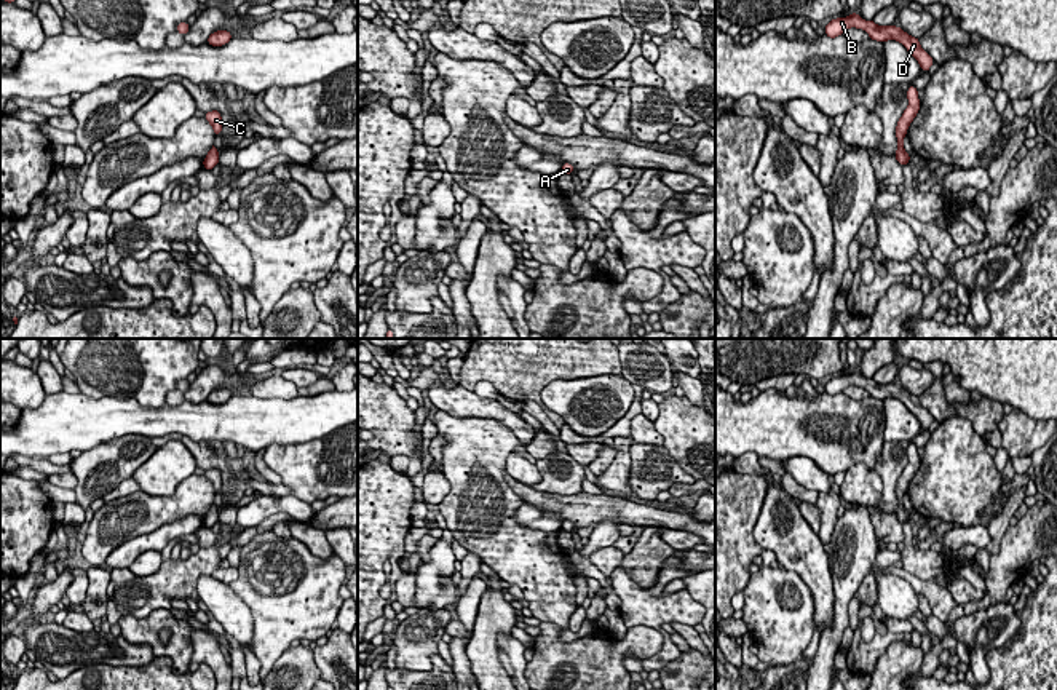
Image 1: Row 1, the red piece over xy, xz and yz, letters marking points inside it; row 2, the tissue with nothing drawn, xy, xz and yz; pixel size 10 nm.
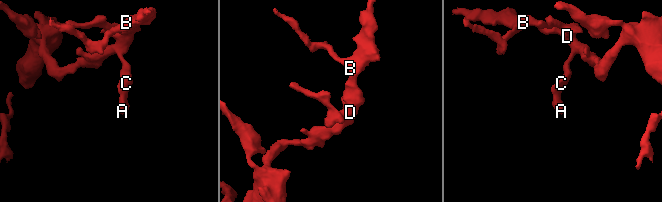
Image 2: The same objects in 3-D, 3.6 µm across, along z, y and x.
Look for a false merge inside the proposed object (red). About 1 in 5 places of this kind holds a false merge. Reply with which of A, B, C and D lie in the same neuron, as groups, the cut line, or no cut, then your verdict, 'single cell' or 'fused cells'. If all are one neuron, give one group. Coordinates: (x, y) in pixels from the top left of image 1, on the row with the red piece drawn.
A B C D; no cut; single cell

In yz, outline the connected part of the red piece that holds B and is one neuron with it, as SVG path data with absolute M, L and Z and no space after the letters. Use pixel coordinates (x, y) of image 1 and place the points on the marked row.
M851 13L848 18L838 16L832 19L825 27L825 35L835 38L843 35L849 27L862 29L872 40L885 43L886 40L901 42L907 51L920 62L921 70L928 72L934 64L932 58L921 48L920 40L904 32L896 26L877 26L873 21L862 19L857 13Z

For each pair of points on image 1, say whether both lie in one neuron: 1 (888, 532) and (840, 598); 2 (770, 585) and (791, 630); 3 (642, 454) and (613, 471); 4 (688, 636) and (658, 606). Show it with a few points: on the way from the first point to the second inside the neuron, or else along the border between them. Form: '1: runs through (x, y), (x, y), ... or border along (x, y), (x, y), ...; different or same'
1: border along (870, 511), (874, 534), (878, 540); different
2: runs through (773, 596), (781, 618); same
3: border along (634, 443), (629, 449), (631, 492); different
4: border along (669, 623), (692, 626); different

